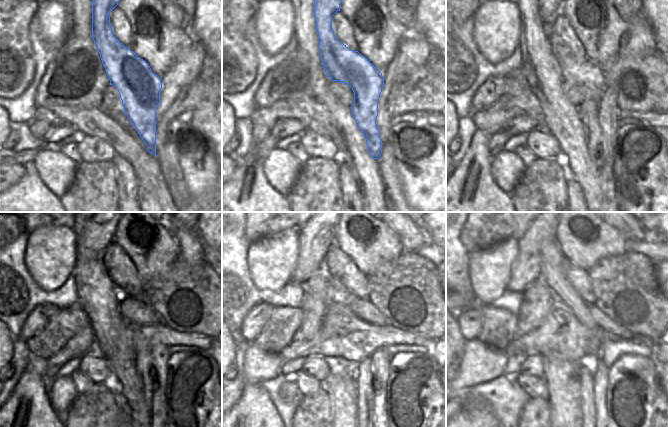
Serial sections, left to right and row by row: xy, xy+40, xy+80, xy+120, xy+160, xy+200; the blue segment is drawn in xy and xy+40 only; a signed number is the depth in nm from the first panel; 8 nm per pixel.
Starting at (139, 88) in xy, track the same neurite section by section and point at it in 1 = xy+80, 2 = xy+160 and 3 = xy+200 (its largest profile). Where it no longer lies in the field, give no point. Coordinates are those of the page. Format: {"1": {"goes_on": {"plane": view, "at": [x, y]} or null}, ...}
{"1": {"goes_on": {"plane": "xy+80", "at": [574, 69]}}, "2": {"goes_on": {"plane": "xy+160", "at": [364, 384]}}, "3": {"goes_on": {"plane": "xy+200", "at": [586, 377]}}}

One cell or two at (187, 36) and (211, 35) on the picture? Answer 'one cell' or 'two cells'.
two cells

